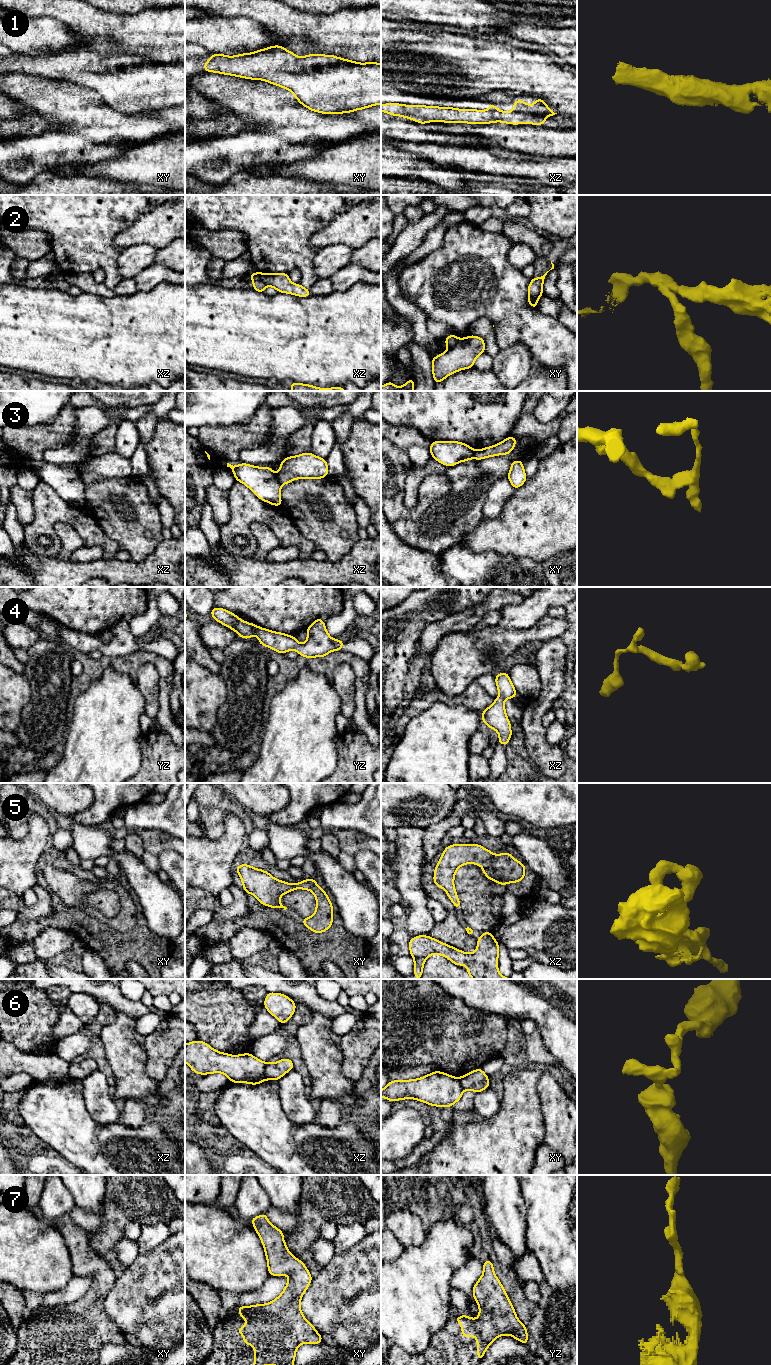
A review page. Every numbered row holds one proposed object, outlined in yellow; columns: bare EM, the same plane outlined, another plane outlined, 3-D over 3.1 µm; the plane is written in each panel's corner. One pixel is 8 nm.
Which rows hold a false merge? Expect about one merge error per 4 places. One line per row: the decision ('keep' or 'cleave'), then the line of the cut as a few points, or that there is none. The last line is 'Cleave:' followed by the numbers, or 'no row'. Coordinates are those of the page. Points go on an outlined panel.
1: keep; no cut
2: cleave; cut in xz along (256, 272), (266, 286)
3: cleave; cut in xz along (275, 474), (281, 484)
4: keep; no cut
5: keep; no cut
6: cleave; cut in xz along (265, 1063), (265, 1077), (267, 1079)
7: keep; no cut
Cleave: 2, 3, 6

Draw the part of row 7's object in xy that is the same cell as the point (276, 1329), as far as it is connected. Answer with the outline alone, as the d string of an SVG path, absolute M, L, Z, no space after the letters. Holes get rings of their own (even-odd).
M266 1213L249 1221L261 1239L269 1274L288 1275L289 1279L282 1293L273 1301L266 1304L238 1306L238 1314L246 1320L246 1325L238 1328L238 1334L245 1336L242 1340L244 1344L254 1346L254 1365L294 1365L296 1351L301 1344L320 1344L323 1338L312 1323L305 1319L300 1308L300 1301L313 1278L304 1262L290 1253L284 1242L284 1232L270 1223Z

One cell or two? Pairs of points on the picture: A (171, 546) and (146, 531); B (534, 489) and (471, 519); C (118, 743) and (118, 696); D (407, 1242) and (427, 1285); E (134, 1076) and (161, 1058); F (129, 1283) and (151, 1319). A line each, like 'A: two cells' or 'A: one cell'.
A: two cells
B: two cells
C: one cell
D: two cells
E: two cells
F: one cell

